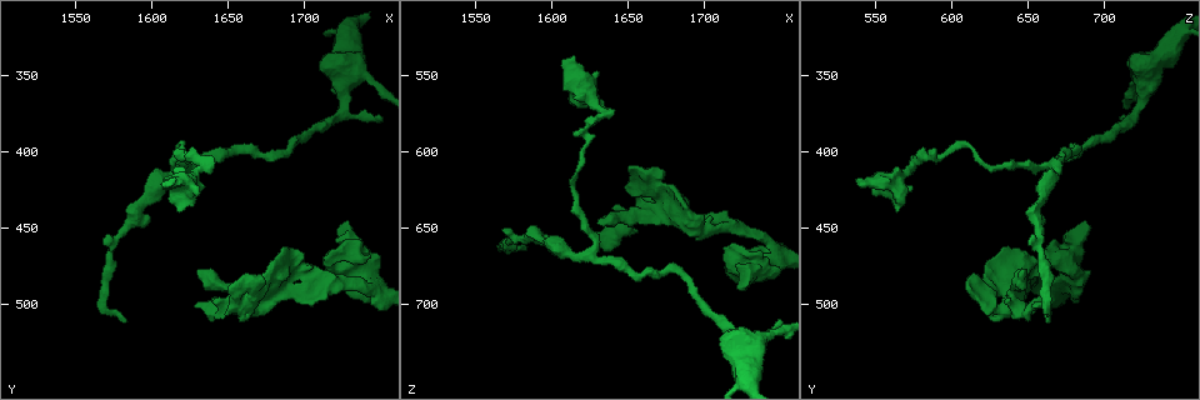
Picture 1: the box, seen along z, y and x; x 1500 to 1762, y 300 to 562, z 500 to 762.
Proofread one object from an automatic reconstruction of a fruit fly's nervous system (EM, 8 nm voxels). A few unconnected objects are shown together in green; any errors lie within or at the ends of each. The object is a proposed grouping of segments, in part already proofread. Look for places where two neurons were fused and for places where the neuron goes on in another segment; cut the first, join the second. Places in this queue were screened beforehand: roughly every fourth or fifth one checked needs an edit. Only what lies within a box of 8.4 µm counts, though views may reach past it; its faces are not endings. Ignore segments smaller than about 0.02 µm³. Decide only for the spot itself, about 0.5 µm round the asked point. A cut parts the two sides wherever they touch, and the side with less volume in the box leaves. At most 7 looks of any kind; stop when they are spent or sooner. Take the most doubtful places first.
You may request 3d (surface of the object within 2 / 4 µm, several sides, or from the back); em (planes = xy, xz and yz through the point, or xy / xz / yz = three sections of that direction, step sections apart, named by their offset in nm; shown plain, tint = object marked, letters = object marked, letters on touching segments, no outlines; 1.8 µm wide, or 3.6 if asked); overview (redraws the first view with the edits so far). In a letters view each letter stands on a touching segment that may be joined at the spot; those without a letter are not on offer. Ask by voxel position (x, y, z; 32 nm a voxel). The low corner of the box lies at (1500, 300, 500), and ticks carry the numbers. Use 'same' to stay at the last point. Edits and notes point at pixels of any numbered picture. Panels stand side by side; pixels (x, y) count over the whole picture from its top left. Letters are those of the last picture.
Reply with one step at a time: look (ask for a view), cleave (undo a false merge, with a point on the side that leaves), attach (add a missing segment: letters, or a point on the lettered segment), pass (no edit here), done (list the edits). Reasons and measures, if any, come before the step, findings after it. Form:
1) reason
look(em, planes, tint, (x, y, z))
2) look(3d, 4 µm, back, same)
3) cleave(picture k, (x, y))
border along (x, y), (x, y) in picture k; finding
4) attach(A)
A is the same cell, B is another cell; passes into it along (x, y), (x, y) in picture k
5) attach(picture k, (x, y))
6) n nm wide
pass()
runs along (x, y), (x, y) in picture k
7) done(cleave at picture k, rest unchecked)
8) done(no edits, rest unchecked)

tapers out
look(em, yz, step 8, letters, (1584, 510, 662))

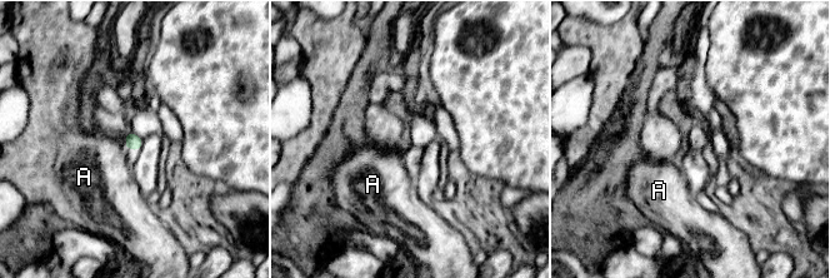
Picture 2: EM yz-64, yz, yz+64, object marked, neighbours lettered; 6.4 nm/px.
100 nm wide; A touches over 50 nm
pass()
A is another cell; none of them fits

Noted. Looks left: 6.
closes a loop
look(em, 3.6 µm, planes, tint, (1744, 486, 666))

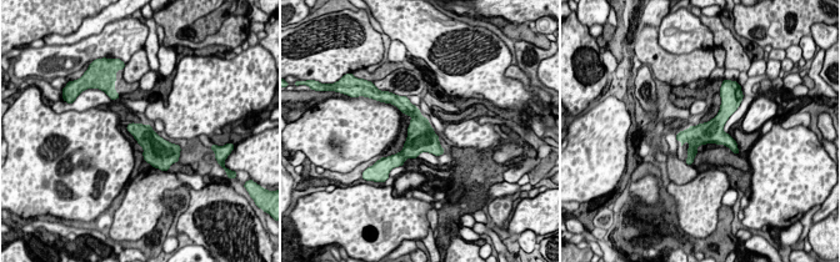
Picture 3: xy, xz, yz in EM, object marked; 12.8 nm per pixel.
see the neighbours
look(em, 3.6 µm, planes, letters, same)

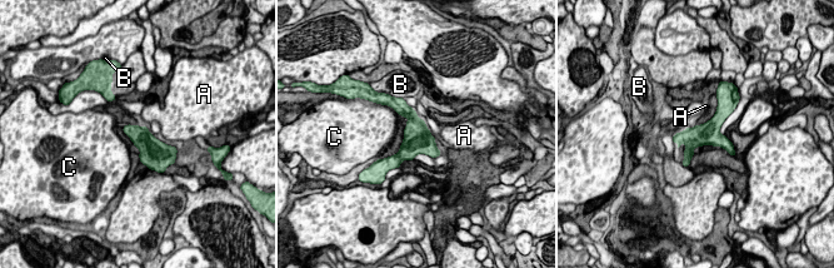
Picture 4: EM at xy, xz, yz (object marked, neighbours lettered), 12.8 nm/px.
280 nm wide
pass()
A, B and C are other cells; all the same neuron

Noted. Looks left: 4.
three arms meet
look(em, planes, tint, (1658, 494, 640))

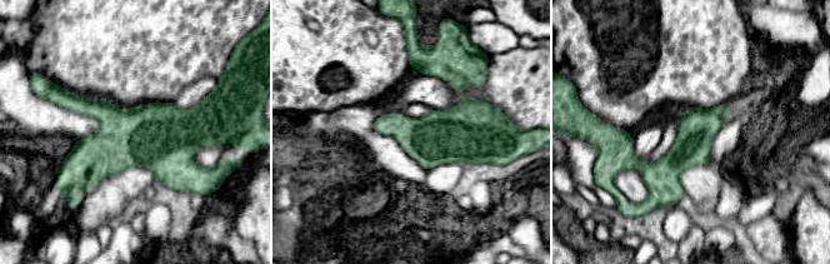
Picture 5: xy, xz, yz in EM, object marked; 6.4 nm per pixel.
look(em, planes, letters, same)

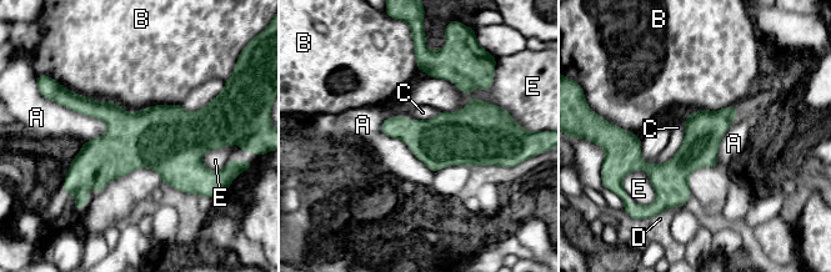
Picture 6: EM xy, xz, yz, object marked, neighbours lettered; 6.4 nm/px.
A touches over 480 nm
pass()
A, B, C, D and E are other cells; runs along (735, 111), (674, 169), (645, 167), (624, 140) in picture 6; all the same neuron

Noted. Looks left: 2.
done(no edits, rest unchecked)

